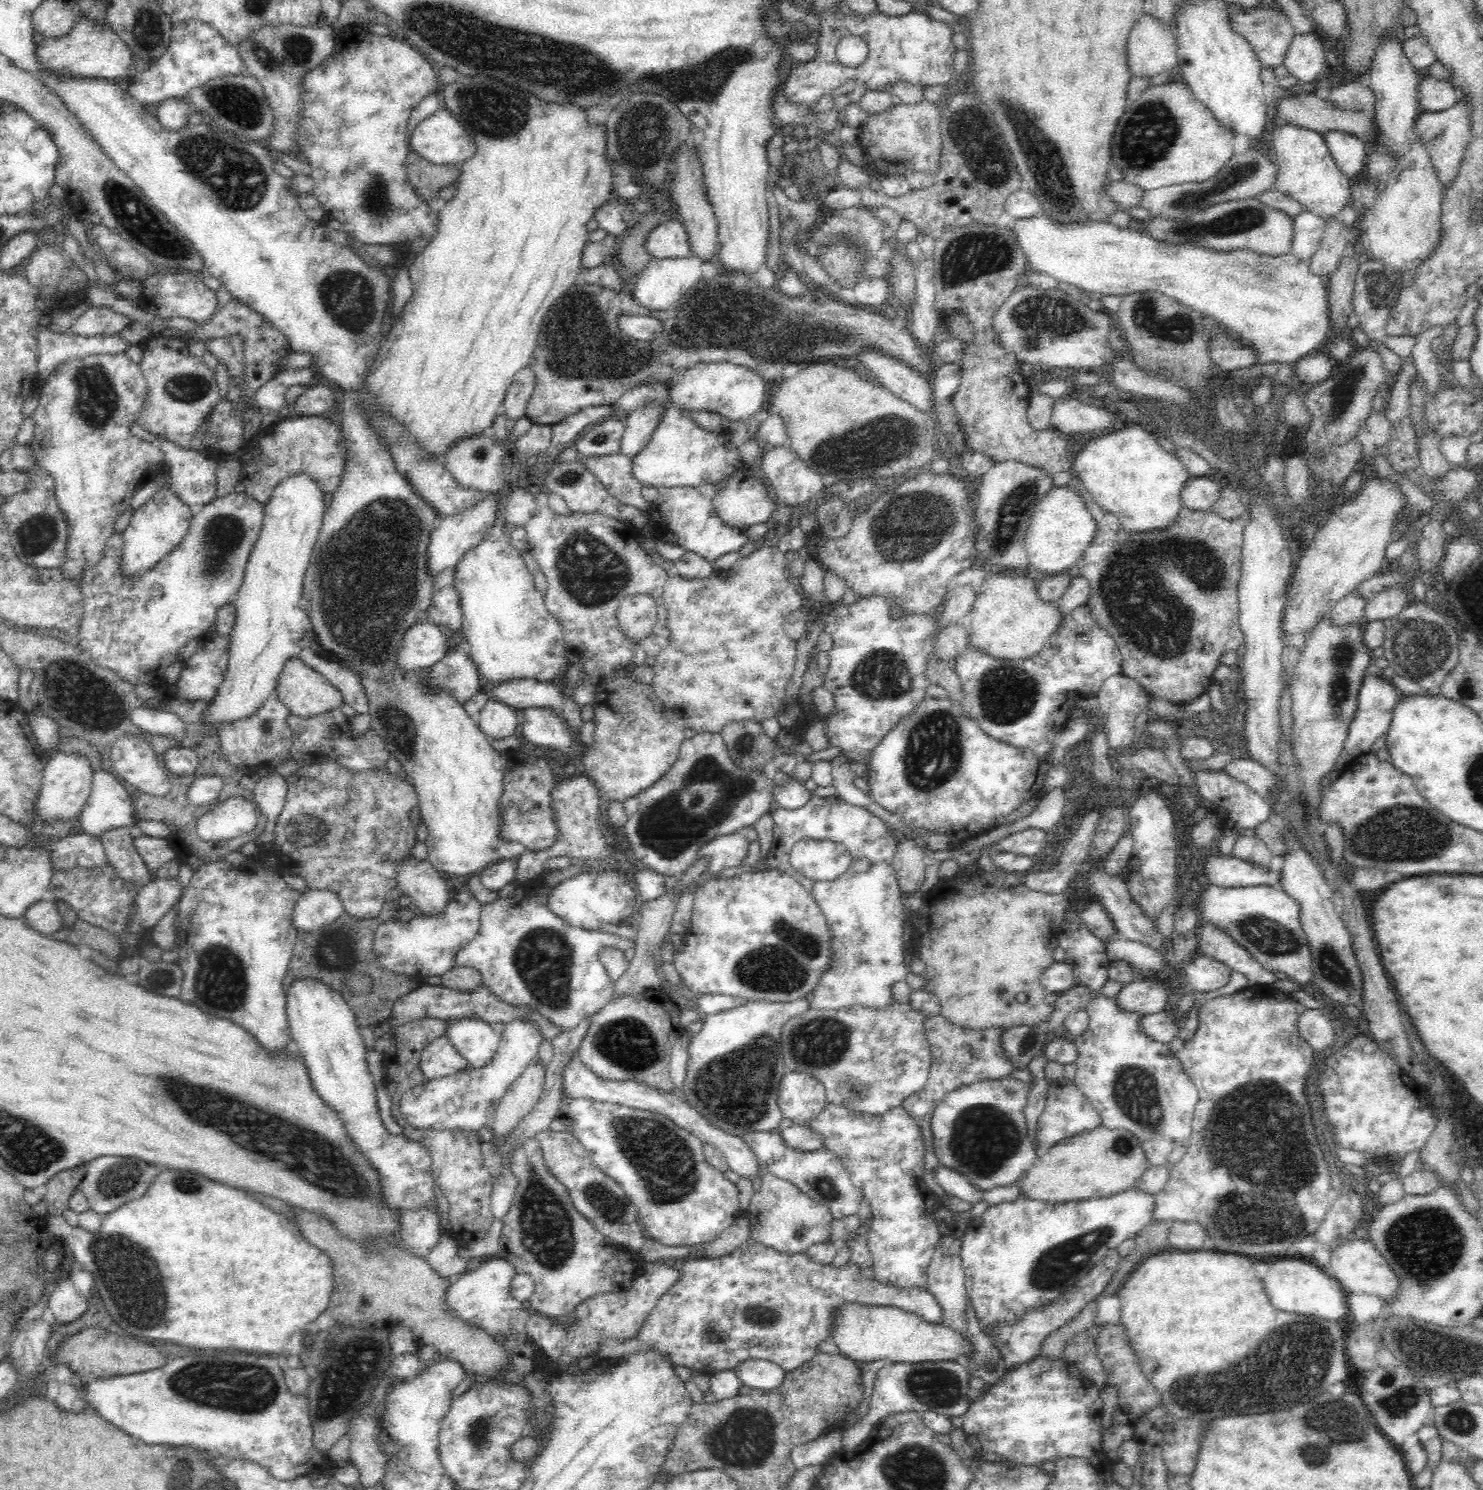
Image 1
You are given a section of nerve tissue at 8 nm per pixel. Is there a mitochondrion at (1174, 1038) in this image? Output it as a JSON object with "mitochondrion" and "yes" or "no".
{"mitochondrion":"no"}

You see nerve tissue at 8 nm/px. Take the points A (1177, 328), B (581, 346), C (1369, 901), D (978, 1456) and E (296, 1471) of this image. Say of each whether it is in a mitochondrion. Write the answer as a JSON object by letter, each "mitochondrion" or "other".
{"A":"mitochondrion","B":"mitochondrion","C":"other","D":"other","E":"other"}

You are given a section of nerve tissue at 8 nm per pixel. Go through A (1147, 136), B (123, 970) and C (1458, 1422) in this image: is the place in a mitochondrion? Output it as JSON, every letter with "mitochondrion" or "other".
{"A":"mitochondrion","B":"other","C":"mitochondrion"}

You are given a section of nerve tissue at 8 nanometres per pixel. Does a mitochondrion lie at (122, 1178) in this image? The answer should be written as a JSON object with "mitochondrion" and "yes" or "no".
{"mitochondrion":"yes"}

